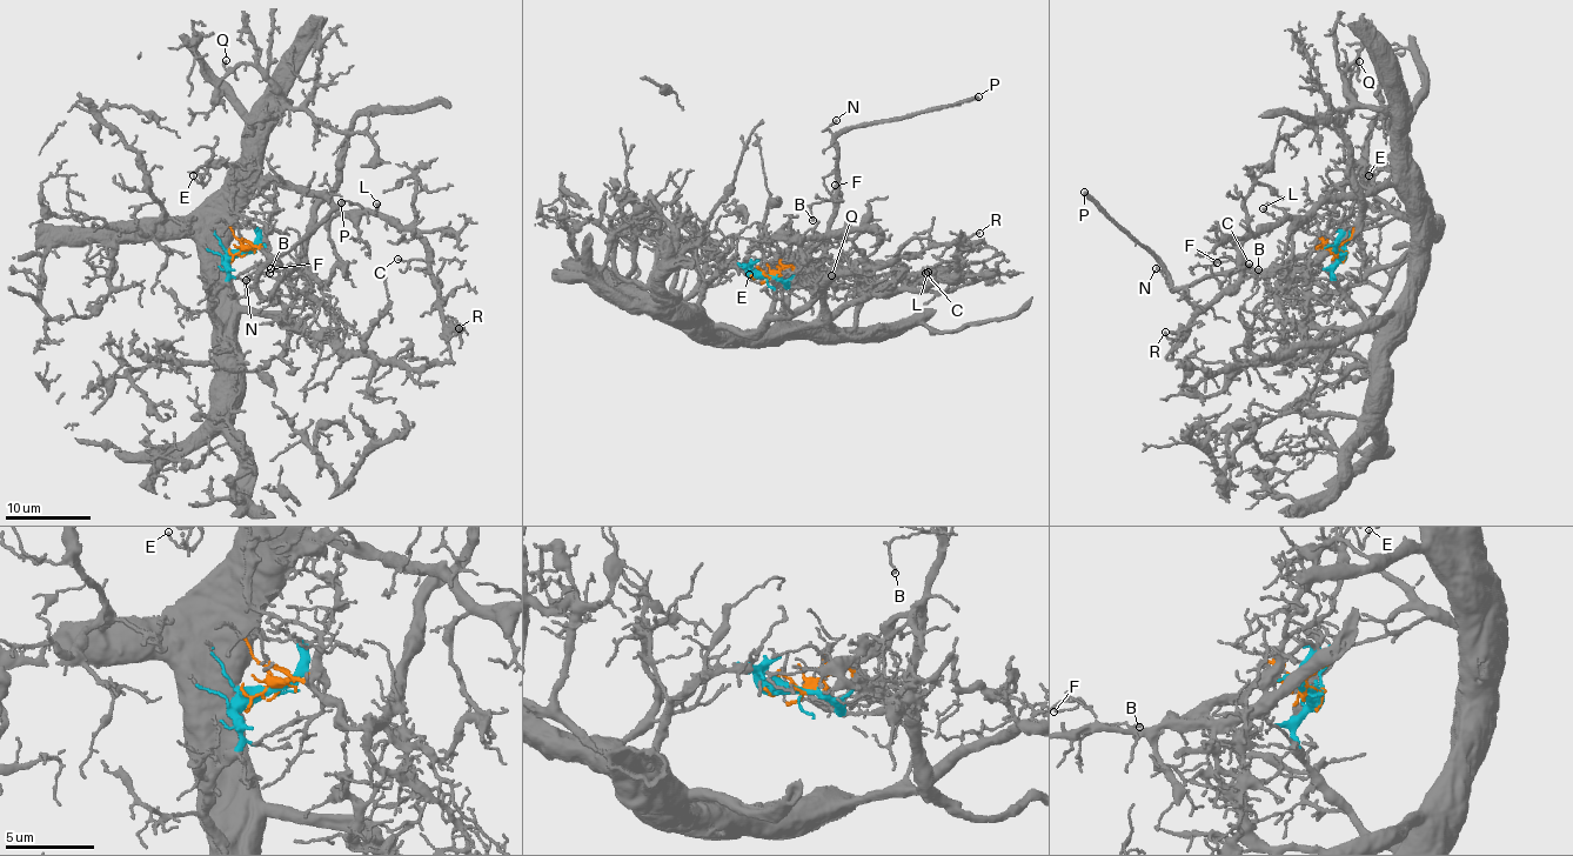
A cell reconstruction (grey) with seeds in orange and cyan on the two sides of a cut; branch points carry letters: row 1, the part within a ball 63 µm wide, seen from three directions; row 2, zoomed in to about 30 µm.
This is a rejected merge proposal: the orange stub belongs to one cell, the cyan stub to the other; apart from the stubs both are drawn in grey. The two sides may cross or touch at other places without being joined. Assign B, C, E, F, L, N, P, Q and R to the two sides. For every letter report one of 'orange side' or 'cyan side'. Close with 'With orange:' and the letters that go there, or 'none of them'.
B: orange side
C: cyan side
E: cyan side
F: orange side
L: cyan side
N: orange side
P: orange side
Q: cyan side
R: cyan side
With orange: B, F, N, P

